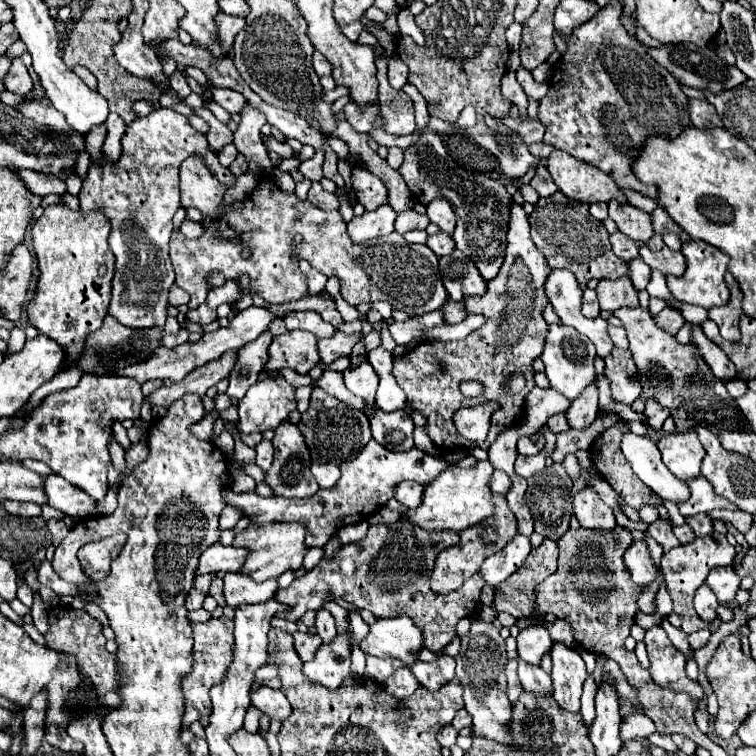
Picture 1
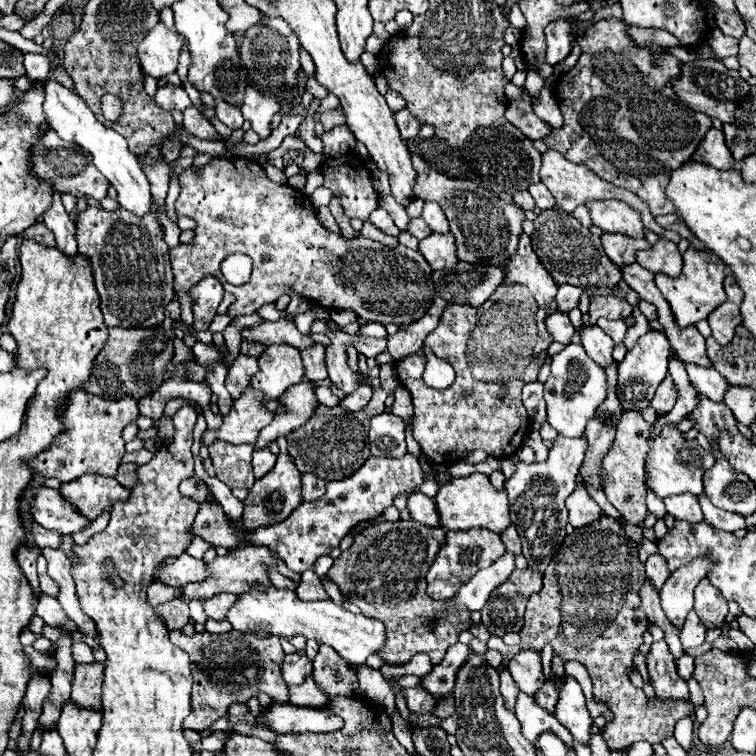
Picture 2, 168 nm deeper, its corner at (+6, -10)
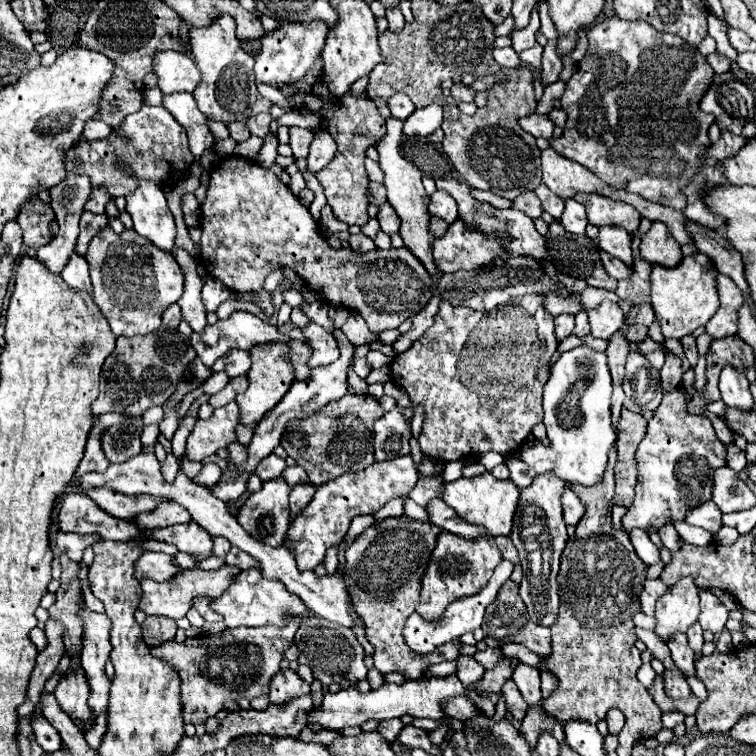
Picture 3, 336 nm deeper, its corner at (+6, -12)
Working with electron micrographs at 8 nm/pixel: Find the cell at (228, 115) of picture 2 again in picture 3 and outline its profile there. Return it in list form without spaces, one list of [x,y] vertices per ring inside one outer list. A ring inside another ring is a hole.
[[[236,122],[236,124],[228,124],[228,130],[230,130],[230,136],[236,140],[236,142],[244,142],[250,138],[250,130],[246,128],[244,122]]]

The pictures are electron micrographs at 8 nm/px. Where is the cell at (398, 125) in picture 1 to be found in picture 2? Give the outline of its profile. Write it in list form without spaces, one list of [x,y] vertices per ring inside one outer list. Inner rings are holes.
[[[406,108],[394,112],[394,120],[396,120],[396,126],[398,126],[400,136],[402,136],[404,140],[410,140],[410,138],[416,138],[416,136],[418,136],[420,122],[418,122]]]

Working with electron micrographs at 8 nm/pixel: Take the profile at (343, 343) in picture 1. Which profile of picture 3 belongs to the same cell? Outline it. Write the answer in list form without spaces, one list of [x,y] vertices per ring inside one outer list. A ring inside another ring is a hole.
[[[290,340],[288,342],[290,352],[288,352],[288,362],[294,368],[294,378],[296,380],[306,380],[308,378],[308,358],[310,358],[310,348],[308,344],[300,342],[300,340]]]

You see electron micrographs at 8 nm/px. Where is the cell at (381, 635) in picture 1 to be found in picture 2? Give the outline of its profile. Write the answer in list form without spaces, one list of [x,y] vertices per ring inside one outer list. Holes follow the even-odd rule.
[[[270,586],[268,590],[256,588],[256,590],[250,590],[248,594],[240,594],[240,602],[236,606],[232,606],[232,610],[228,610],[226,620],[232,624],[232,630],[238,630],[242,634],[252,634],[258,638],[268,638],[272,634],[300,634],[300,636],[312,638],[318,644],[332,646],[344,660],[352,662],[352,664],[364,664],[370,654],[380,652],[386,644],[386,630],[380,620],[366,618],[362,614],[352,614],[352,612],[336,606],[334,602],[320,602],[320,600],[318,602],[302,602],[294,590],[276,590],[274,586]]]

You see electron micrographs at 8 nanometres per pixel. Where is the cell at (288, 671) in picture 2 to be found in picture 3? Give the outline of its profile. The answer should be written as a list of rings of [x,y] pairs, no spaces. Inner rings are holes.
[[[286,670],[272,676],[268,702],[274,706],[284,706],[292,698],[306,696],[306,694],[310,694],[310,684],[306,684],[294,670]]]

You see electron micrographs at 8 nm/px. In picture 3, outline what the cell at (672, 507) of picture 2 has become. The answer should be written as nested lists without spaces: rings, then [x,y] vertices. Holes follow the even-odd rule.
[[[708,502],[708,504],[702,504],[700,508],[694,508],[692,512],[688,512],[686,522],[692,526],[704,528],[710,534],[716,534],[722,528],[722,512],[714,502]]]

